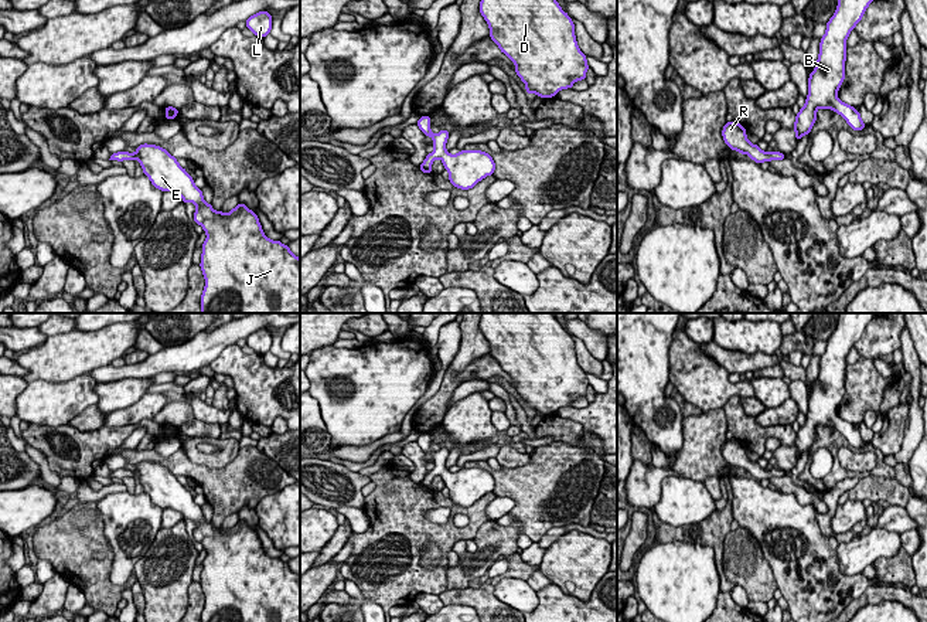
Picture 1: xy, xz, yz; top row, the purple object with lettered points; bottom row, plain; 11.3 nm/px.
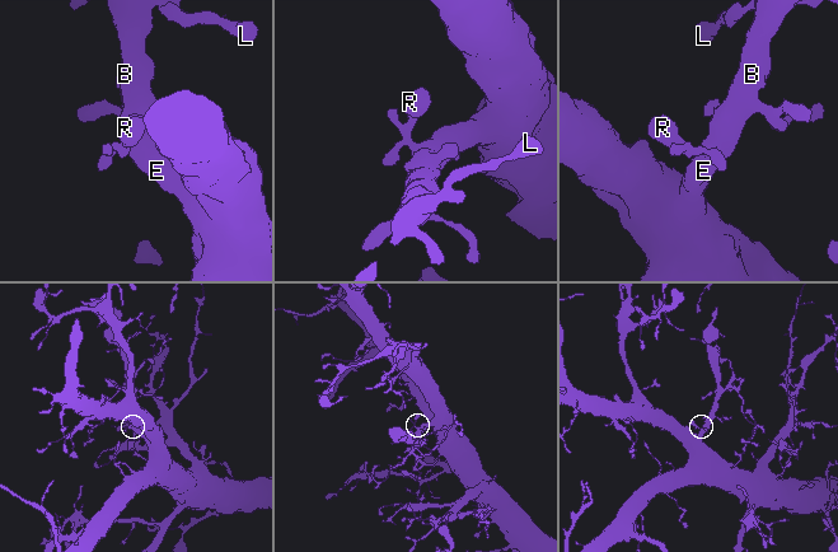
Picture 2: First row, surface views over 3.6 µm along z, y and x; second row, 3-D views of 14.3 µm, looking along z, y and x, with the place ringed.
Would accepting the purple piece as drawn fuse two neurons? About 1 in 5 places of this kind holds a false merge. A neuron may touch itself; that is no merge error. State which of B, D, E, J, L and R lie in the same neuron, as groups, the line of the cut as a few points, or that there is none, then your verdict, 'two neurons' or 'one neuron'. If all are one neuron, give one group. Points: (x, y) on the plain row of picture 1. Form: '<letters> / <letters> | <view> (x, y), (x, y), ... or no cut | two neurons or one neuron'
B D E J L R | no cut | one neuron

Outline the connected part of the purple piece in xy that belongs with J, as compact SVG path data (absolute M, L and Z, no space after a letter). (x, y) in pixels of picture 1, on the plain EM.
M144 460L134 470L117 469L109 477L136 475L153 504L163 510L177 510L184 521L191 519L197 523L194 538L207 550L200 581L205 595L201 622L300 622L300 575L290 570L289 562L272 558L263 551L256 530L245 521L238 521L228 531L215 528L204 519L201 506L185 486L160 463Z

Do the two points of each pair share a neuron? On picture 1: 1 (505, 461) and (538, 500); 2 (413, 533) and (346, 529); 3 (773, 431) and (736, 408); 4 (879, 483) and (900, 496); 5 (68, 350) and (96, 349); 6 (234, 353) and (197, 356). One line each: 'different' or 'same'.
1: different
2: different
3: same
4: same
5: same
6: different

